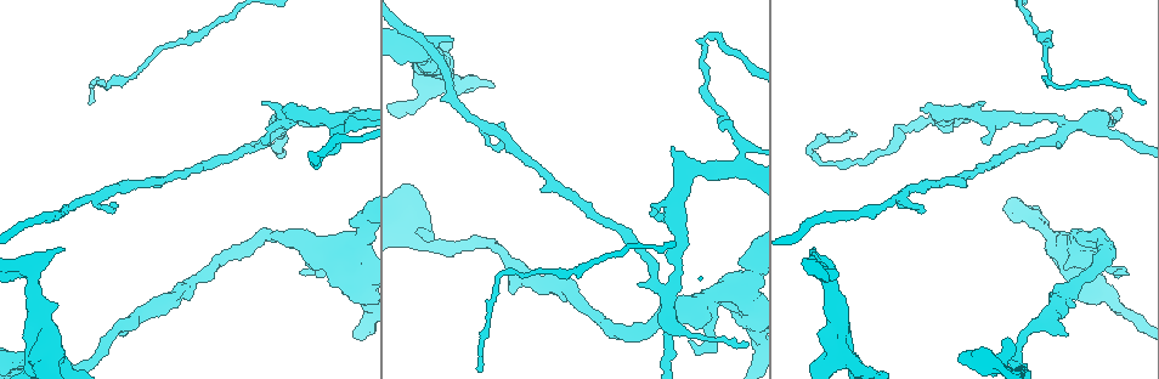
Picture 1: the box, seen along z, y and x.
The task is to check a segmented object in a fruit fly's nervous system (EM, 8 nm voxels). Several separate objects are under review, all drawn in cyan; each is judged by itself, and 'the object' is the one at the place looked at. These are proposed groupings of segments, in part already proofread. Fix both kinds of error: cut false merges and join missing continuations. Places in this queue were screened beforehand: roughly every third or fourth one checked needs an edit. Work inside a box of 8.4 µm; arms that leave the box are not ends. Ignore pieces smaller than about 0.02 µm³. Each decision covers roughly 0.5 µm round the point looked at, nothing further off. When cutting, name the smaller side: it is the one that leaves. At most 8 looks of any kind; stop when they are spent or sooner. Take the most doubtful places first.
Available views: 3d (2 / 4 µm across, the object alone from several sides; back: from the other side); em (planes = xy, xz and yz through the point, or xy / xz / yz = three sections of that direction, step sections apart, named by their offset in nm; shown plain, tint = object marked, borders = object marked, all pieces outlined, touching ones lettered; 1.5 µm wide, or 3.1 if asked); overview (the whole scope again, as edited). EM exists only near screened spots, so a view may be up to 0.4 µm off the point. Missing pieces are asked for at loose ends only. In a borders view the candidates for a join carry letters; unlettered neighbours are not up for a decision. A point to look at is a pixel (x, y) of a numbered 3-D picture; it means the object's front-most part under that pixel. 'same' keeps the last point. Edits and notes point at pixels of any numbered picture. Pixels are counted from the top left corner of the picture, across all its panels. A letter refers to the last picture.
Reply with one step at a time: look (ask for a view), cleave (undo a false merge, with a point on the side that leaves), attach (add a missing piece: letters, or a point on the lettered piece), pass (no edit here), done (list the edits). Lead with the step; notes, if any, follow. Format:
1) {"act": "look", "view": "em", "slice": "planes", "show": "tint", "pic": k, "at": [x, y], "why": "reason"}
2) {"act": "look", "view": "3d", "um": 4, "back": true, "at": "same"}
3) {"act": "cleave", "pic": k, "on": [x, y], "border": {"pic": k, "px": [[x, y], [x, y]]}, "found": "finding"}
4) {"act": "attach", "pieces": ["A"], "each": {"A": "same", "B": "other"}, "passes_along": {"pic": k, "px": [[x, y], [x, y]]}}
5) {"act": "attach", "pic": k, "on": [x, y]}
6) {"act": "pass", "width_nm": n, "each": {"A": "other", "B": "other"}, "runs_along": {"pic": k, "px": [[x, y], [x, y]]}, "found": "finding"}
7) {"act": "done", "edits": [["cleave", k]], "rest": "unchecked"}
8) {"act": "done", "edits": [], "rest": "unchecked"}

{"act": "look", "view": "3d", "um": 4, "pic": 1, "at": [742, 167], "why": "calibre changes"}

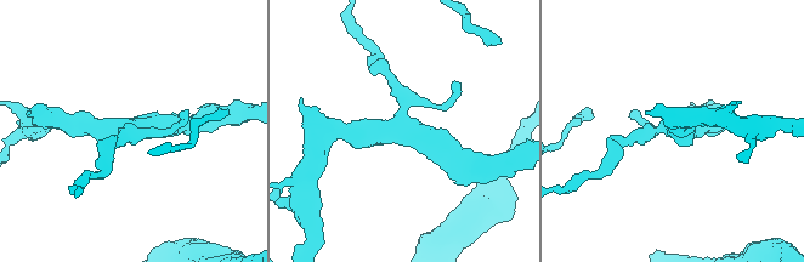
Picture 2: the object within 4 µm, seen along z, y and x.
{"act": "look", "view": "em", "slice": "planes", "show": "borders", "pic": 2, "at": [127, 130]}

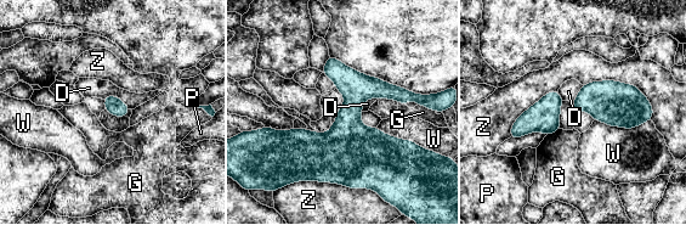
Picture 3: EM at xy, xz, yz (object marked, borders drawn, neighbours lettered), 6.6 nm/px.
{"act": "pass", "width_nm": 110, "each": {"D": "other", "G": "other", "P": "other", "W": "other", "Z": "other"}, "found": "all the same cell"}

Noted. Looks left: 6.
{"act": "look", "view": "3d", "um": 4, "pic": 1, "at": [710, 37], "why": "abrupt turn"}

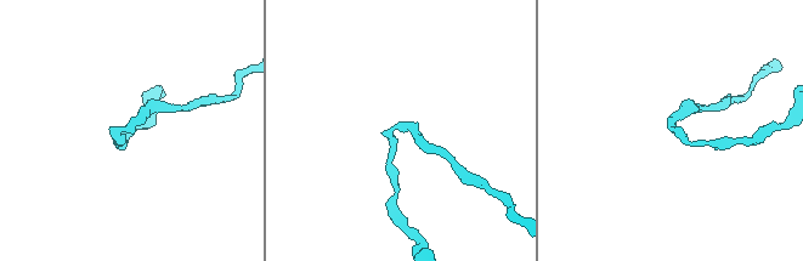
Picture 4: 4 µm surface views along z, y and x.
{"act": "look", "view": "em", "slice": "planes", "show": "plain", "pic": 4, "at": [671, 125], "why": "need the tissue"}

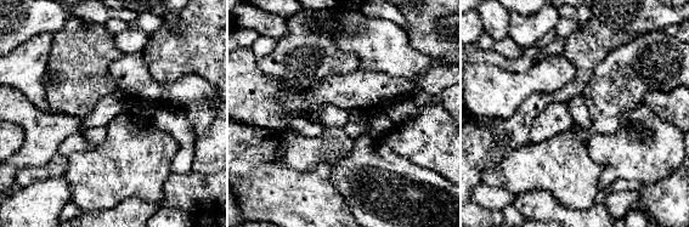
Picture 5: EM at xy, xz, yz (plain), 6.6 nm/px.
{"act": "look", "view": "em", "slice": "planes", "show": "borders", "at": "same", "why": "see the neighbours"}

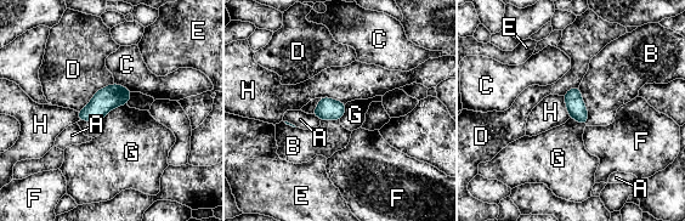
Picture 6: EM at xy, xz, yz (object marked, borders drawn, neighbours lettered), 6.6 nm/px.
{"act": "pass", "each": {"A": "other", "B": "other", "C": "other", "D": "other", "E": "other", "F": "other", "G": "other", "H": "other"}, "border": {"pic": 6, "px": [[320, 97], [330, 97], [345, 103]]}, "found": "continuous, no second cell"}

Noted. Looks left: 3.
{"act": "look", "view": "em", "slice": "xy", "step": 8, "show": "borders", "pic": 1, "at": [1065, 335], "why": "free end"}

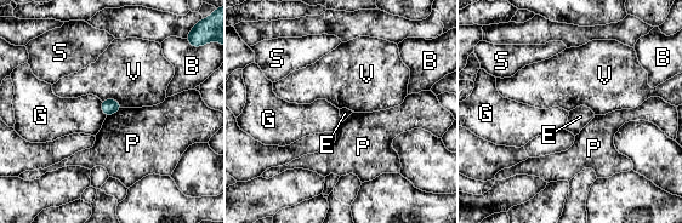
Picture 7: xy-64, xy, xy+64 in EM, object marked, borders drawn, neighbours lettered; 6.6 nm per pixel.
{"act": "pass", "each": {"B": "other", "E": "other", "G": "other", "P": "other", "S": "other", "V": "other"}, "border": {"pic": 7, "px": [[121, 108], [107, 116]]}, "found": "none of them fits"}

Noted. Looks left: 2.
{"act": "done", "edits": [], "rest": "unchecked"}

